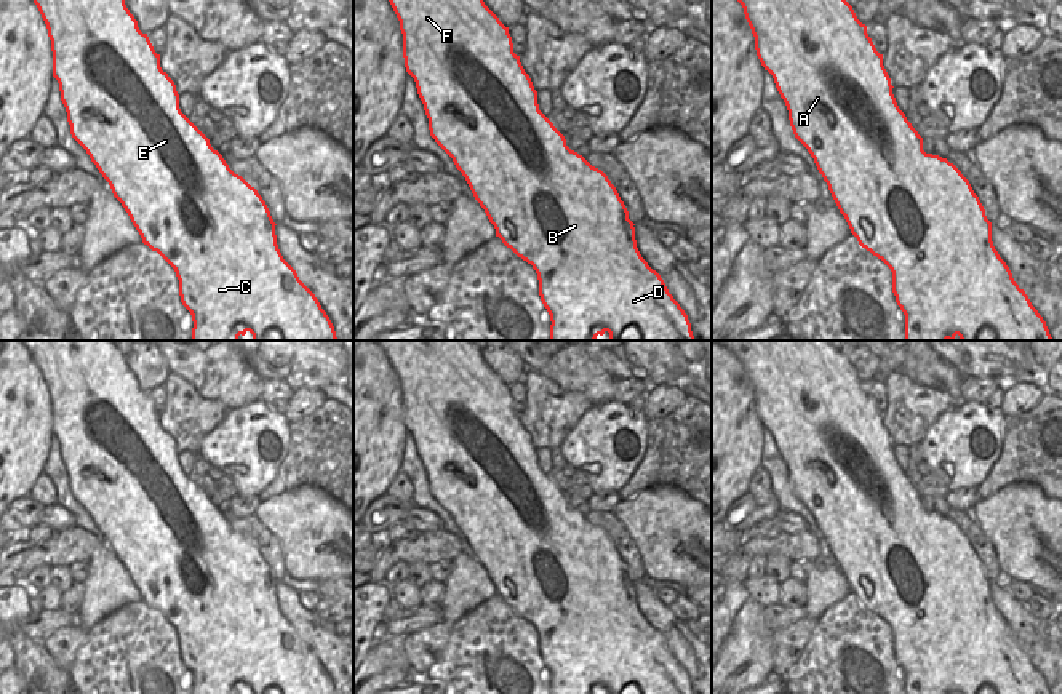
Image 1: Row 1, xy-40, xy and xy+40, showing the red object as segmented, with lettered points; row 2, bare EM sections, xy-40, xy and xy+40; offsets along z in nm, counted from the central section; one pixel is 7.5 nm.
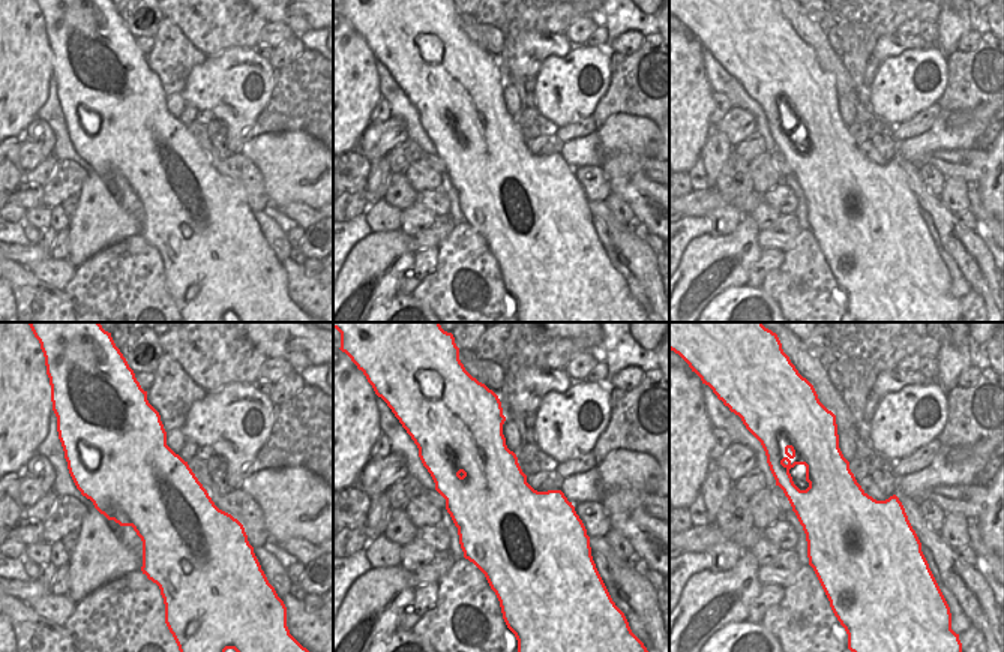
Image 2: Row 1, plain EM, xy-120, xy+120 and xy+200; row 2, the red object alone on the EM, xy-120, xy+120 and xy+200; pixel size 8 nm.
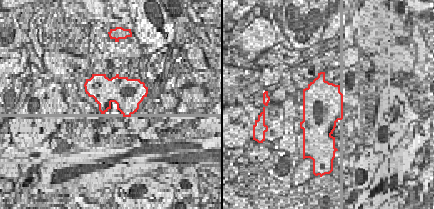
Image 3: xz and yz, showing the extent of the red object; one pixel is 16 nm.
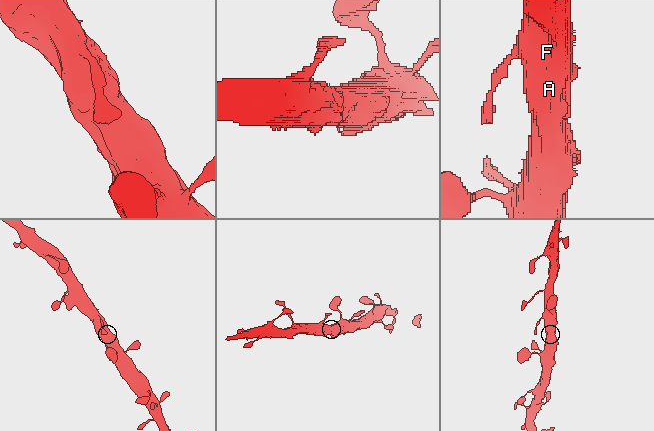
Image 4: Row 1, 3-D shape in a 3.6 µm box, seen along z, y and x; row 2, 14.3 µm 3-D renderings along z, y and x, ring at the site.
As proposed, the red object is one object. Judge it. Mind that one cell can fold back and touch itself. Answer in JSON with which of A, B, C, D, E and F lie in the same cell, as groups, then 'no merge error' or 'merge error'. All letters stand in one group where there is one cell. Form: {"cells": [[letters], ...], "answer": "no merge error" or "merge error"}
{"cells": [["A", "B", "C", "D", "E", "F"]], "answer": "no merge error"}

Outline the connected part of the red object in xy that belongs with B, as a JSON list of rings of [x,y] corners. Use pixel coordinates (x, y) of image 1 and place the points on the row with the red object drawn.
[[[389,0],[403,34],[403,58],[406,72],[414,78],[417,94],[429,118],[430,136],[453,158],[456,168],[465,177],[475,200],[485,209],[489,222],[496,229],[496,237],[518,257],[533,265],[539,280],[539,296],[550,315],[550,341],[595,341],[597,336],[609,333],[609,341],[694,341],[691,323],[680,304],[669,293],[661,275],[641,257],[635,224],[629,219],[629,211],[608,176],[592,166],[582,155],[566,146],[565,136],[539,110],[537,91],[529,75],[525,72],[520,56],[513,53],[512,37],[499,18],[483,0]]]

